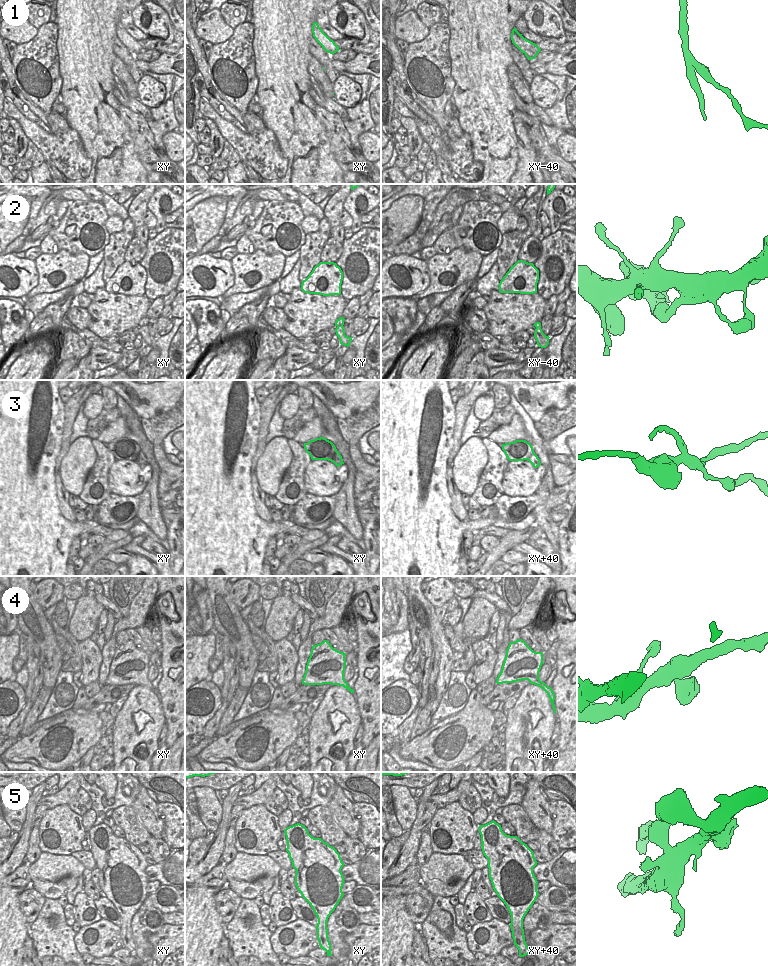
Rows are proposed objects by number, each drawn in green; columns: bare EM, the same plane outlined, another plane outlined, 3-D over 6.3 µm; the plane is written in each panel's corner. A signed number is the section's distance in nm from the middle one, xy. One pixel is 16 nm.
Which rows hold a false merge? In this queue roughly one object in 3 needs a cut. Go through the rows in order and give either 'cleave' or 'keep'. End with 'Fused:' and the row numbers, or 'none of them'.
1: cleave
2: keep
3: cleave
4: keep
5: cleave
Fused: 1, 3, 5

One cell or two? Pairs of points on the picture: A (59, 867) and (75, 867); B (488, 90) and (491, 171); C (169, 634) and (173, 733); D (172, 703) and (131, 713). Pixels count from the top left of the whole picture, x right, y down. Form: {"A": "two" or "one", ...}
{"A": "one", "B": "one", "C": "one", "D": "two"}

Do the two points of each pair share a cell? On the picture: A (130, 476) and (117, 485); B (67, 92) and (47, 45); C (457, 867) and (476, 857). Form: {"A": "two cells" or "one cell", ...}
{"A": "one cell", "B": "two cells", "C": "two cells"}

